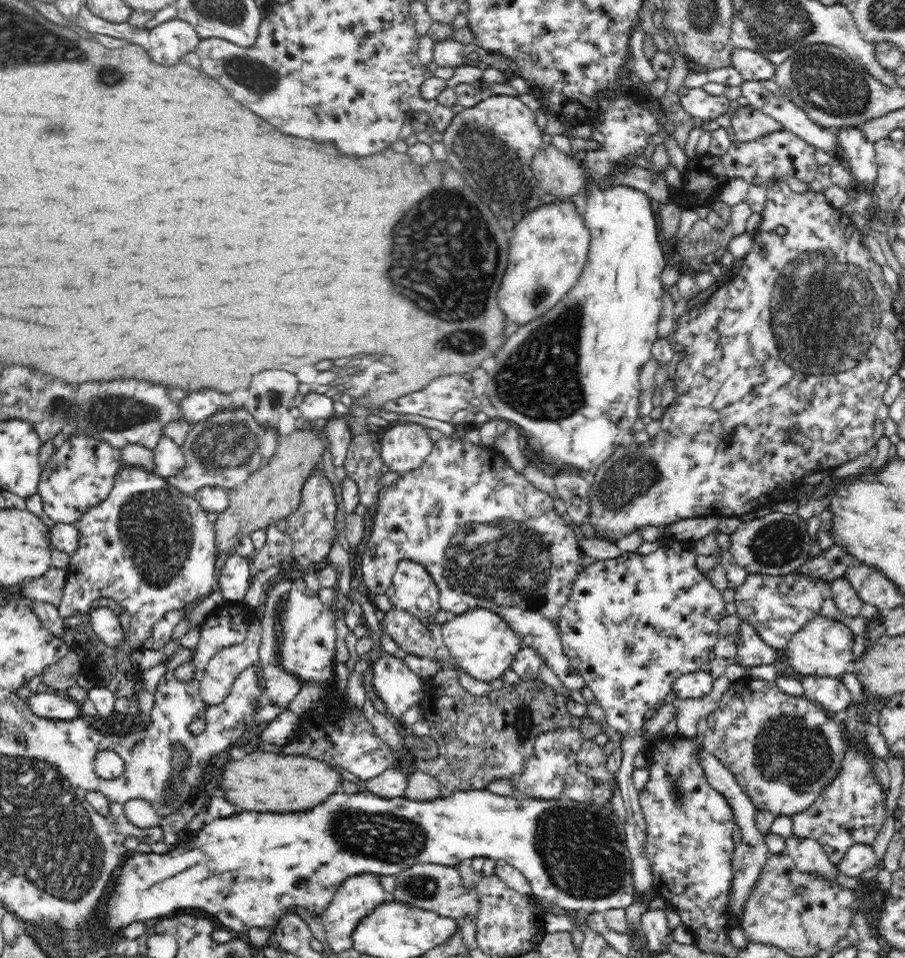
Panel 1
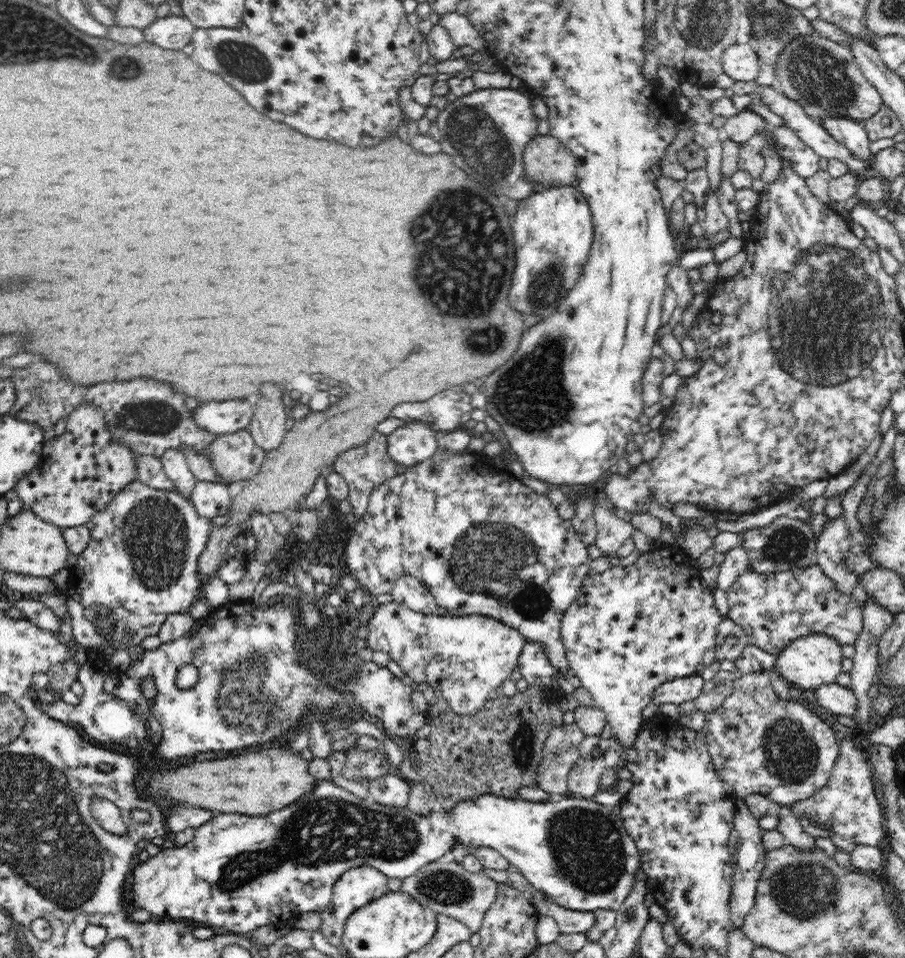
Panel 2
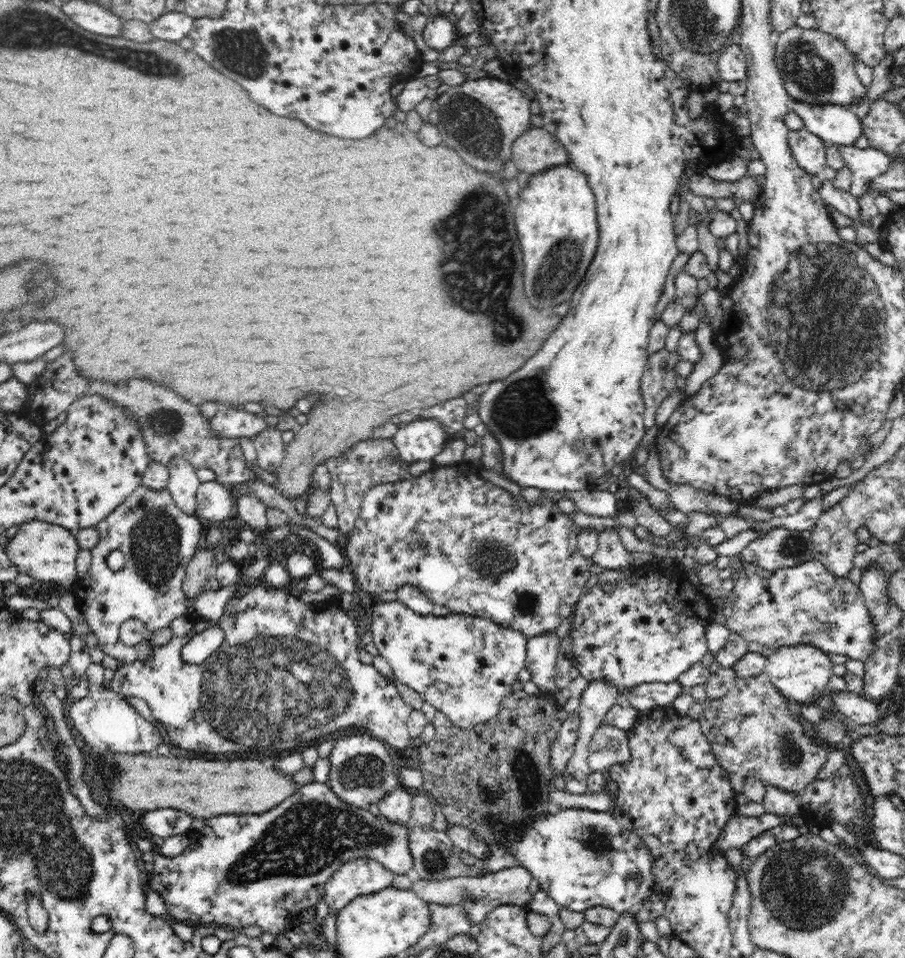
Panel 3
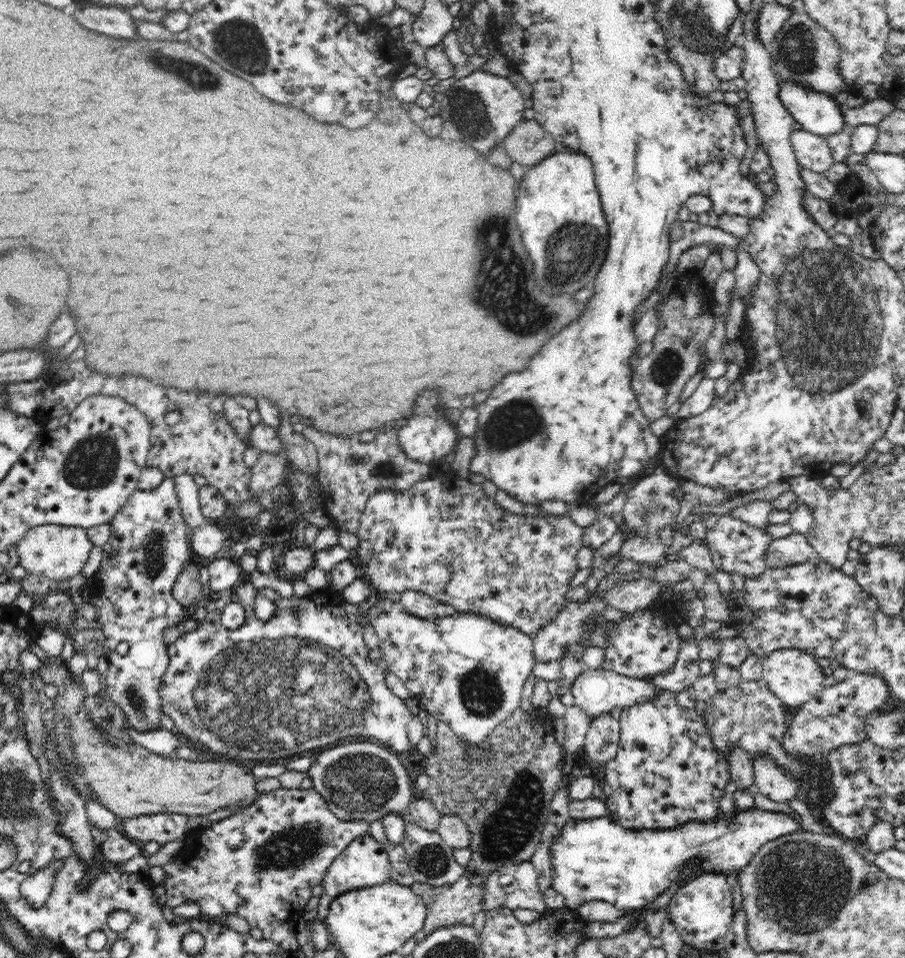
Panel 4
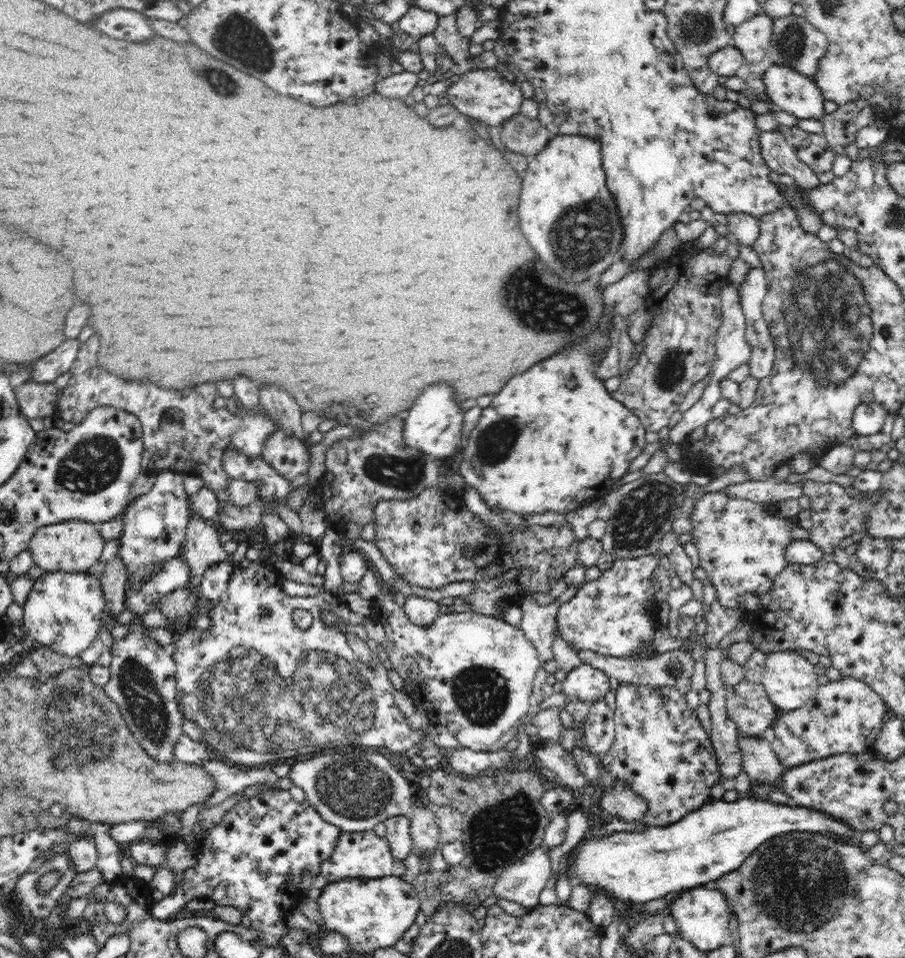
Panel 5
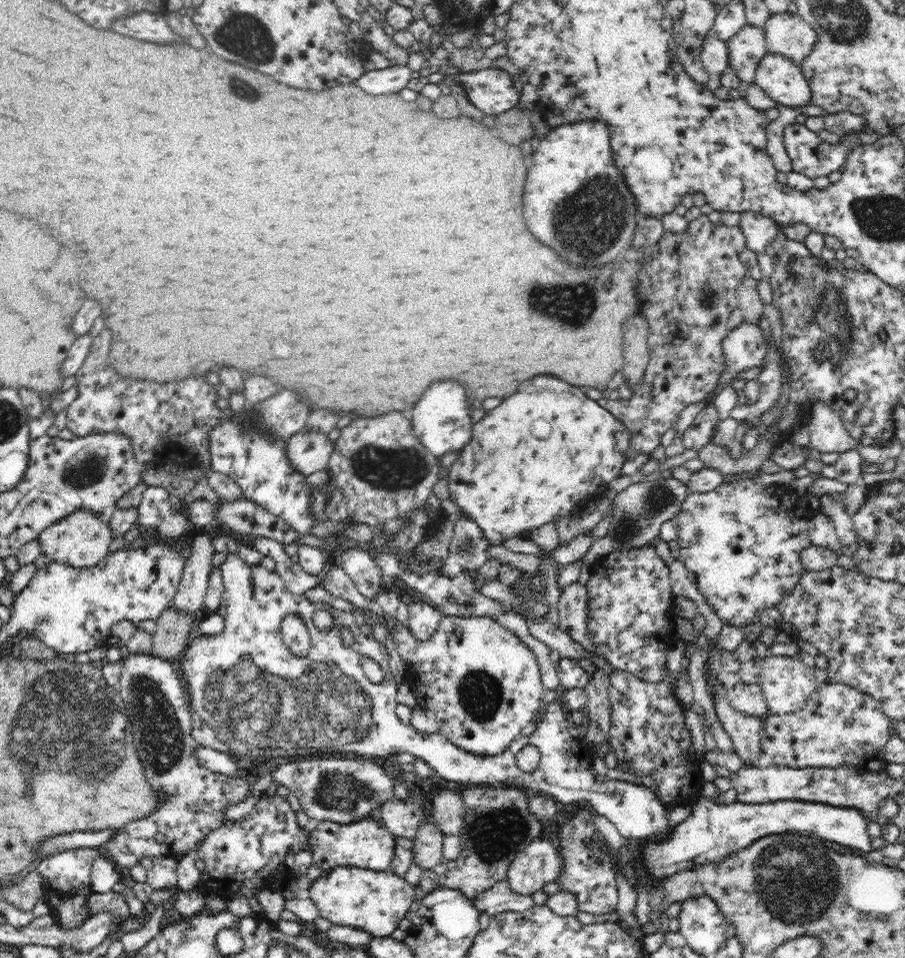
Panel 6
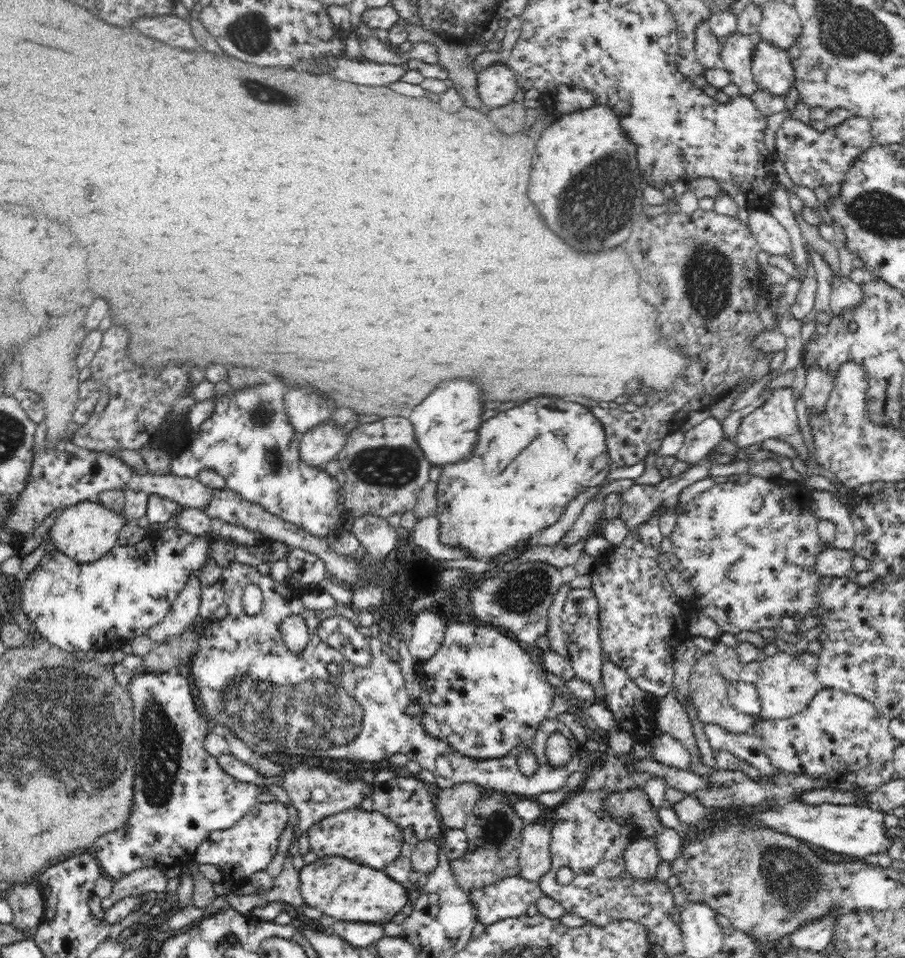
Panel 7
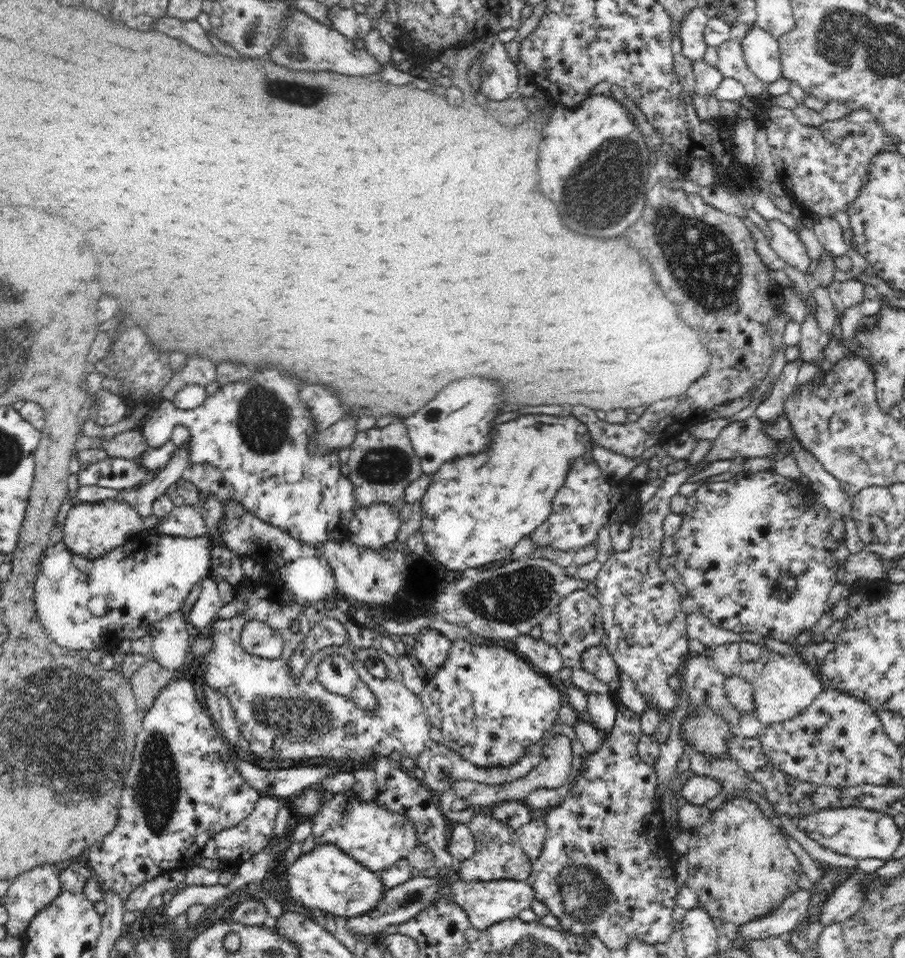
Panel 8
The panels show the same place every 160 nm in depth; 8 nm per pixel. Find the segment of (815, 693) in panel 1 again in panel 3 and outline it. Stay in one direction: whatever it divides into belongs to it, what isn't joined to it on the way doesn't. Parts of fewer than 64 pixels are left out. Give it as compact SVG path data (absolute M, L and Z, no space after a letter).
M838 691L833 698L837 709L854 724L872 727L874 730L882 720L878 715L877 703L862 695Z

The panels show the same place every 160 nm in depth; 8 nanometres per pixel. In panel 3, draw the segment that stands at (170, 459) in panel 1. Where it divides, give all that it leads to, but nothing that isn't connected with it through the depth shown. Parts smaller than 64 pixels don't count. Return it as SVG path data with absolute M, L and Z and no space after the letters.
M174 458L168 468L167 490L171 493L174 503L182 510L182 513L189 514L191 517L196 516L197 491L202 484L198 479L197 470L181 458Z

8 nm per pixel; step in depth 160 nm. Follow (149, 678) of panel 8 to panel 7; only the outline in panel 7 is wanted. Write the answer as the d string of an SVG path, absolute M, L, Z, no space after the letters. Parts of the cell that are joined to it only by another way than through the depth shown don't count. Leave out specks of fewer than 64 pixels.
M191 630L169 643L153 643L143 656L142 671L160 674L182 667L183 662L197 653L198 639Z

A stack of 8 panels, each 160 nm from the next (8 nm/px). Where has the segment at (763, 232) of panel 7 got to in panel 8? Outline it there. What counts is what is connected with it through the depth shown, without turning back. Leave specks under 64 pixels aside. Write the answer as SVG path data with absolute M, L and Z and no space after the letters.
M772 219L768 222L770 230L773 232L772 239L769 240L772 250L775 250L786 264L794 267L804 275L807 274L812 260L806 253L806 247L796 235L796 230L784 225L778 219Z

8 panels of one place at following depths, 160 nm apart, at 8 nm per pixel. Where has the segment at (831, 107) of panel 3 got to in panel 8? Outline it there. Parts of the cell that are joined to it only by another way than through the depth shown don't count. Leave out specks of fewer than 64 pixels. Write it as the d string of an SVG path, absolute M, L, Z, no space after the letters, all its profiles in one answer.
M753 24L740 44L746 65L763 83L782 76L777 38Z

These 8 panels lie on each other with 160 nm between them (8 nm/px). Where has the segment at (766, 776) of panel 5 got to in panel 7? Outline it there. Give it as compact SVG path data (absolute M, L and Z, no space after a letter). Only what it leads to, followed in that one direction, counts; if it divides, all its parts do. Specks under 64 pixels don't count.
M714 653L704 654L700 657L690 675L690 696L696 709L699 722L704 725L715 724L734 734L751 733L754 717L738 712L728 700L727 681L718 670Z

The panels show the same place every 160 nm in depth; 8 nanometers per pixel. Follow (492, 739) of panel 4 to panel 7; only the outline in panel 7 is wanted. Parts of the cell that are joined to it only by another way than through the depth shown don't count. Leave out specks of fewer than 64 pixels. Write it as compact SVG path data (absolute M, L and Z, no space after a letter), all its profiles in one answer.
M490 791L478 802L467 818L463 830L467 834L468 848L462 858L451 862L451 867L460 885L466 892L472 888L484 888L497 880L509 877L520 877L519 846L522 828L525 824L508 802L507 794Z

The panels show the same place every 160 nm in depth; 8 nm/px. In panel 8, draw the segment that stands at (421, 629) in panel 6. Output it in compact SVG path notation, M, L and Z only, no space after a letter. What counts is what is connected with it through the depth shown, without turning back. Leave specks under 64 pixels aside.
M425 630L420 633L416 648L409 657L416 672L428 681L445 664L449 657L451 642L442 633Z

